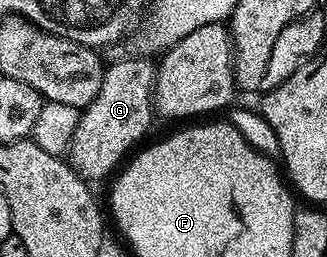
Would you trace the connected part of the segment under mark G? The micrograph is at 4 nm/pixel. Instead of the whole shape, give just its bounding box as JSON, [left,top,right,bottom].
[67,58,156,180]

